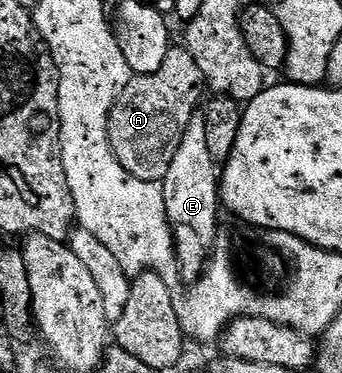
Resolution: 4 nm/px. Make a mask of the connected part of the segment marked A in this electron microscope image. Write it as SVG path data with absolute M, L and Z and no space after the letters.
M180 45L168 50L158 73L132 76L126 89L116 98L108 118L112 152L126 173L151 183L163 181L170 169L170 161L174 161L174 153L178 153L182 133L186 133L192 116L201 106L200 87L202 91L203 83L194 57L190 57L188 50Z

